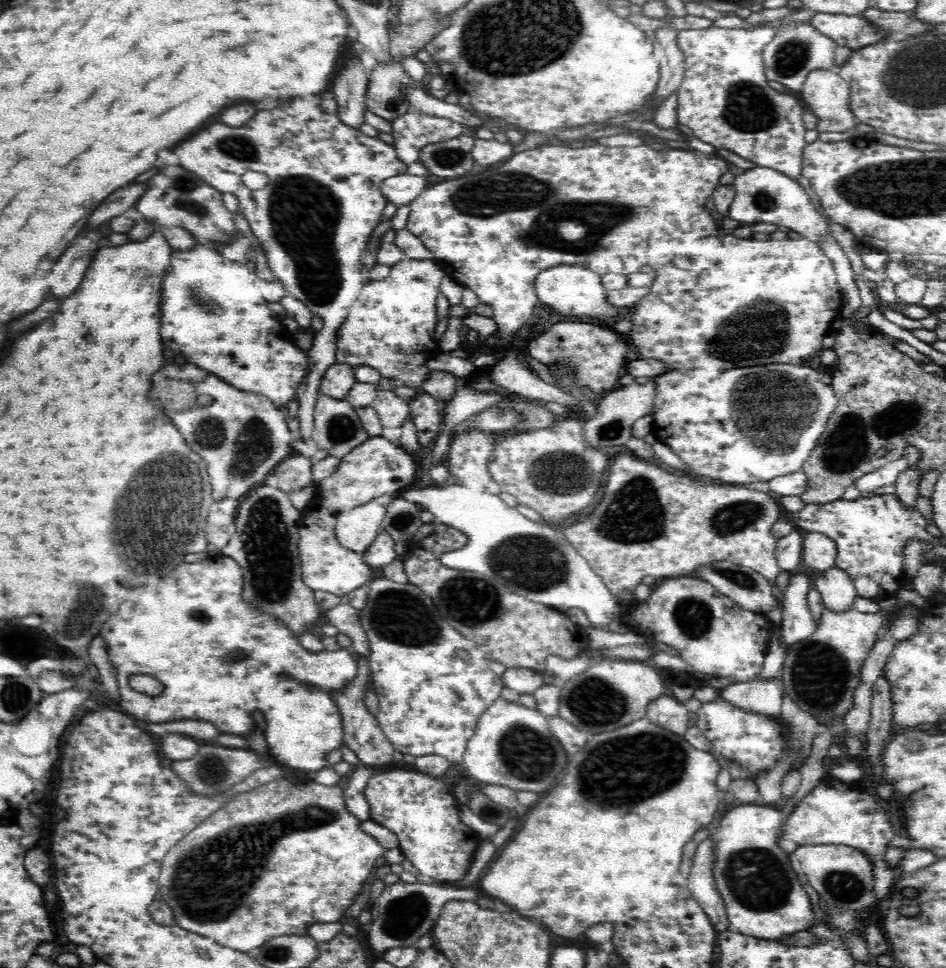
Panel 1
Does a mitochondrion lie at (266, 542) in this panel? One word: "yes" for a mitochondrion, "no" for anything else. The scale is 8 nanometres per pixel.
yes

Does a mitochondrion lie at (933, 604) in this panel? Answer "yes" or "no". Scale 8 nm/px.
no

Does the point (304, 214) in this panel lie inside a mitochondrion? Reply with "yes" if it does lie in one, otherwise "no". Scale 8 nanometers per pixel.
yes

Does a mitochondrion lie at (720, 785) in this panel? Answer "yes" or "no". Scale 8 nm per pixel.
no

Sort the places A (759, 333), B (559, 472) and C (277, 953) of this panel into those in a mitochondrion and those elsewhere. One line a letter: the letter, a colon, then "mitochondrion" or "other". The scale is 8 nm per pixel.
A: mitochondrion
B: mitochondrion
C: mitochondrion

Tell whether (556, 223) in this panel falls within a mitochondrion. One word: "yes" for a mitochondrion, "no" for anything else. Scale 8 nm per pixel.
yes

